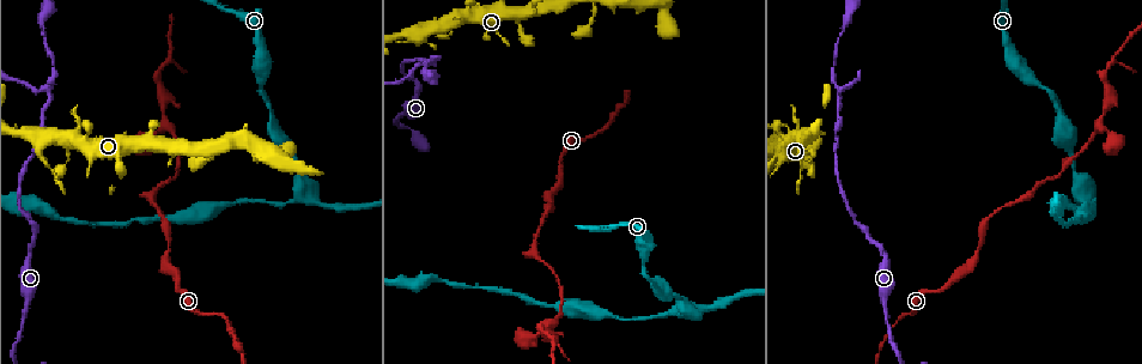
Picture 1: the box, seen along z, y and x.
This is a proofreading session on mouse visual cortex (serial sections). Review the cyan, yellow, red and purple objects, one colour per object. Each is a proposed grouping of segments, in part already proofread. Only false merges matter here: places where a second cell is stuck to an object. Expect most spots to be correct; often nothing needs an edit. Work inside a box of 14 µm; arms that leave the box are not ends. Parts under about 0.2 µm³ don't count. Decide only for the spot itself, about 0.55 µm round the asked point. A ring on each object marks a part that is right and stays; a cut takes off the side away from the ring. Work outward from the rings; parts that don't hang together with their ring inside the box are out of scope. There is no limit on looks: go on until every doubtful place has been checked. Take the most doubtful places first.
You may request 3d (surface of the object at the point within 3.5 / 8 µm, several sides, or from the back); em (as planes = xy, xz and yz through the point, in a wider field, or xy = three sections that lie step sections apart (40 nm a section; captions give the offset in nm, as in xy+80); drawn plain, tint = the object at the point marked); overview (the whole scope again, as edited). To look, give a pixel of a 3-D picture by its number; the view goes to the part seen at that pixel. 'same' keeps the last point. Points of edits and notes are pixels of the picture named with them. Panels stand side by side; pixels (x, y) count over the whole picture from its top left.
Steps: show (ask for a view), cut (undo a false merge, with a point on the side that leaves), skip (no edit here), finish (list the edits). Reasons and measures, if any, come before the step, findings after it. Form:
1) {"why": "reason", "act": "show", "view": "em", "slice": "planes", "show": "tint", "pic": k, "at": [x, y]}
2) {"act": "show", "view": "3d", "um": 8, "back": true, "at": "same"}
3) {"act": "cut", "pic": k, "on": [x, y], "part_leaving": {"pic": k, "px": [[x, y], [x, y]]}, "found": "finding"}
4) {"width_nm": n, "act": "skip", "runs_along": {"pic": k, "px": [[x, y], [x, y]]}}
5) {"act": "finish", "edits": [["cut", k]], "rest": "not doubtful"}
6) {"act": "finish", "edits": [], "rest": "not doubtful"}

{"why": "branch point", "act": "show", "view": "3d", "um": 3.5, "pic": 1, "at": [45, 88]}

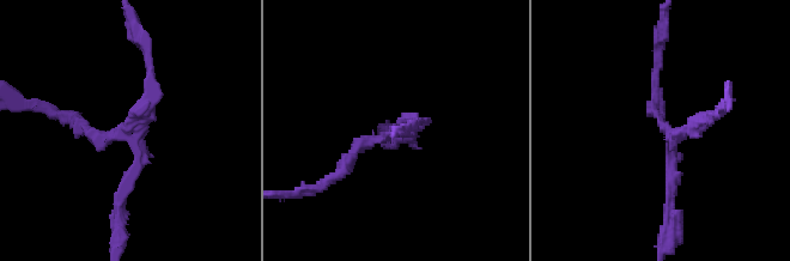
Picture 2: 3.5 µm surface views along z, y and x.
{"arms": 3, "arm_widths_nm": [150, 150, 200], "why": "need the tissue", "act": "show", "view": "em", "slice": "xy", "step": 1, "show": "tint", "pic": 2, "at": [126, 129]}

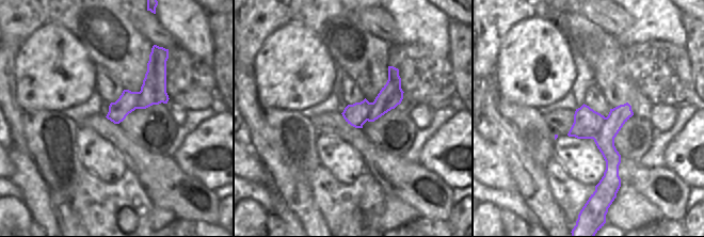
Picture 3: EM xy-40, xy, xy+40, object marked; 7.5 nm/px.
{"width_nm": 170, "act": "cut", "pic": 2, "on": [358, 146], "found": "two cells meet here"}

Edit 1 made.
{"why": "sharp bend", "act": "show", "view": "3d", "um": 3.5, "pic": 1, "at": [1080, 179]}

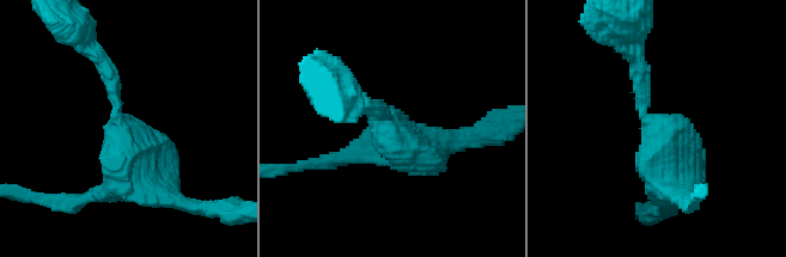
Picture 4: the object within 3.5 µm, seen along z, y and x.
{"act": "show", "view": "em", "slice": "xy", "step": 2, "show": "tint", "pic": 4, "at": [660, 128]}

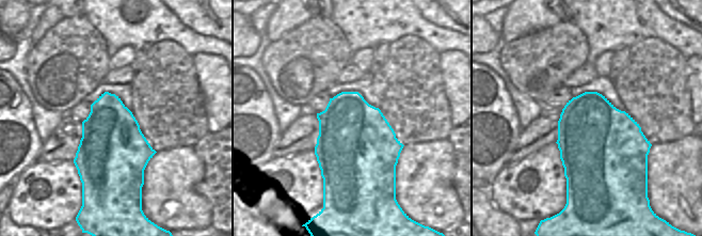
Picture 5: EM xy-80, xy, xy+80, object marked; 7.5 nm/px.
{"act": "skip", "runs_along": {"pic": 4, "px": [[640, 74], [664, 177], [686, 200]]}, "found": "all the same cell"}

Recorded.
{"why": "abrupt turn", "act": "show", "view": "3d", "um": 8, "pic": 1, "at": [157, 74]}

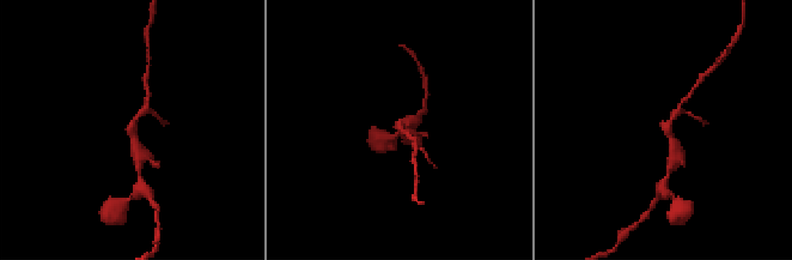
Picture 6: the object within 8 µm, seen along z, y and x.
{"act": "show", "view": "3d", "um": 3.5, "pic": 6, "at": [399, 130]}

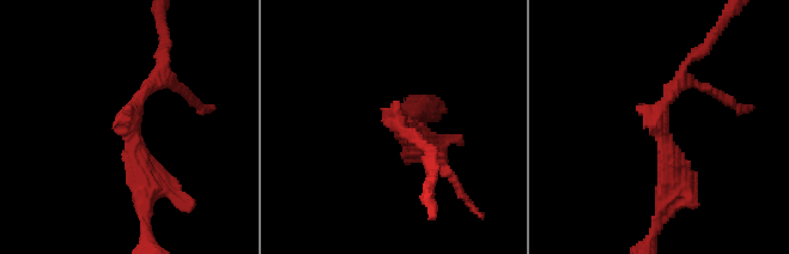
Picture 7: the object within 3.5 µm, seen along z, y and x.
{"why": "shape alone is not enough", "act": "show", "view": "em", "slice": "xy", "step": 2, "show": "tint", "pic": 7, "at": [661, 112]}

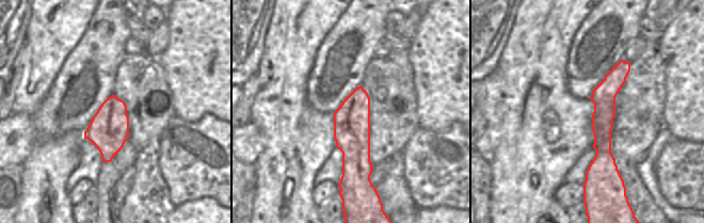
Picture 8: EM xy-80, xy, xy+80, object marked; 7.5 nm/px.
{"arm_widths_nm": [150, 300], "act": "skip", "runs_along": {"pic": 8, "px": [[624, 63], [604, 94], [600, 180]]}, "found": "one cell here"}

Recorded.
{"act": "finish", "edits": [["cut", 2]], "rest": "not doubtful"}

